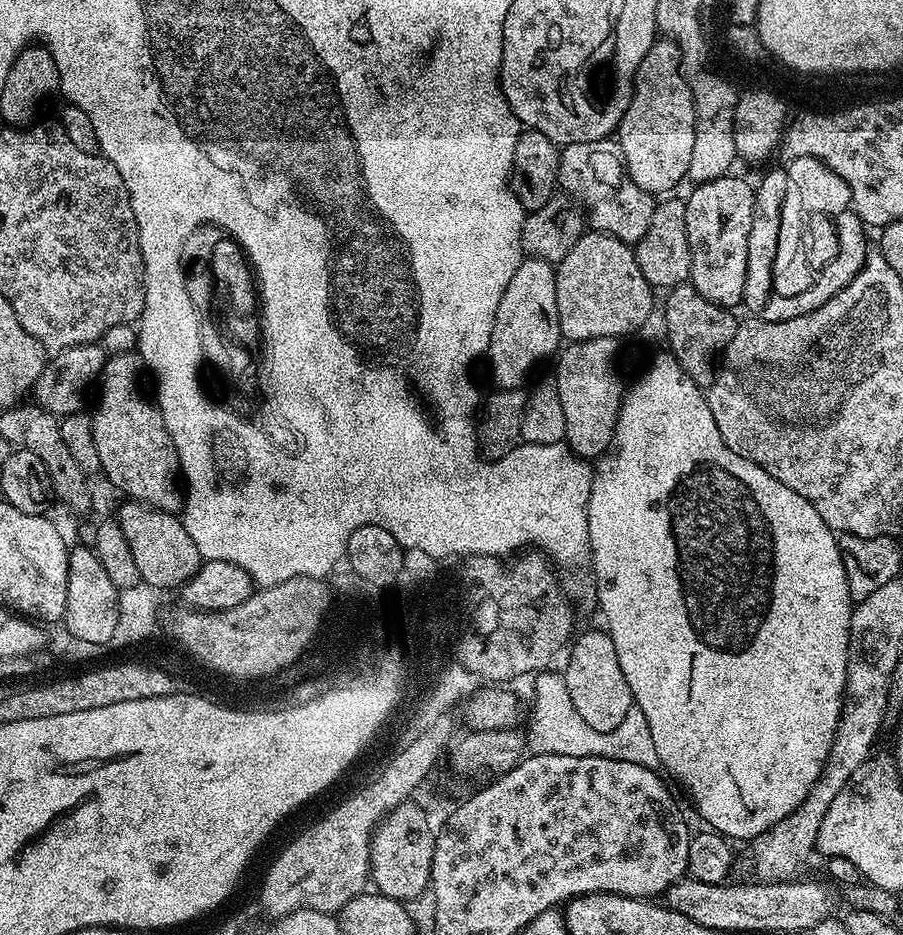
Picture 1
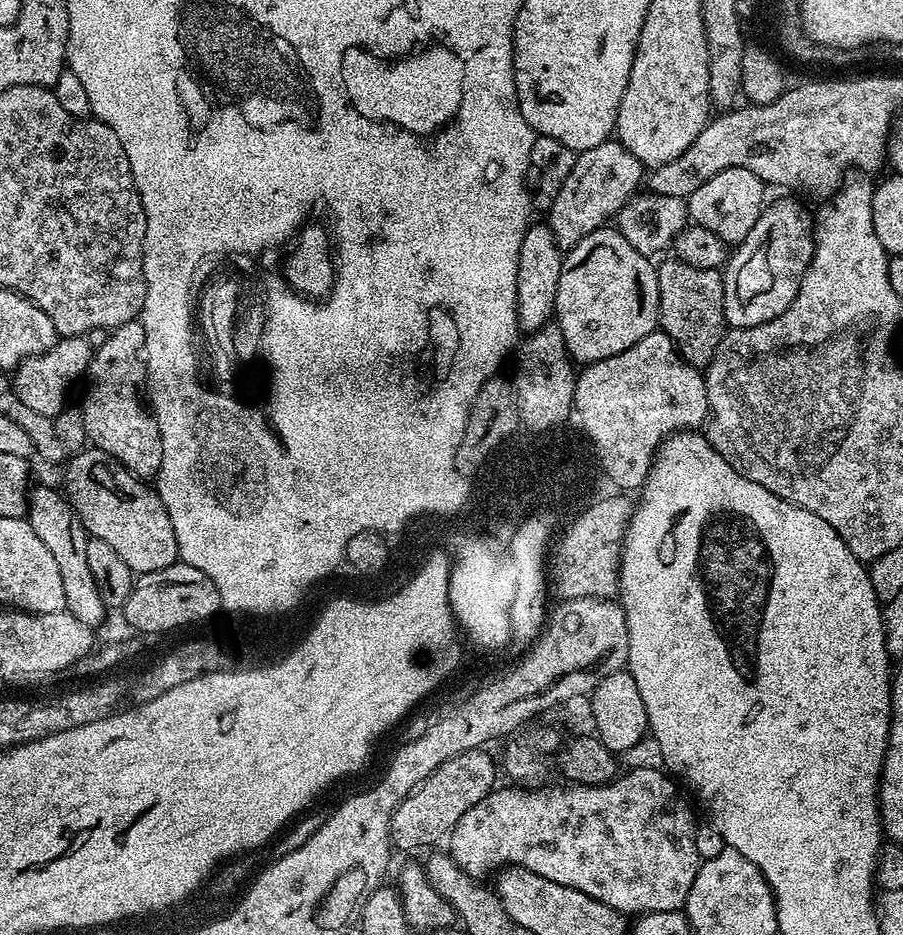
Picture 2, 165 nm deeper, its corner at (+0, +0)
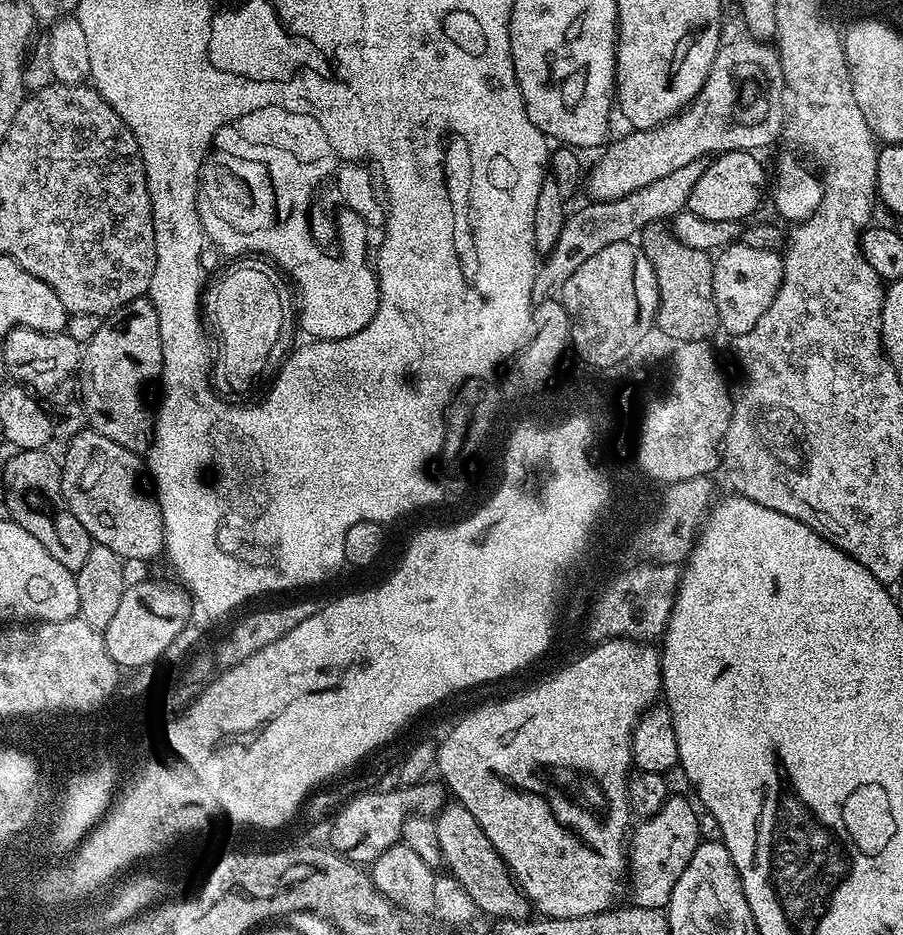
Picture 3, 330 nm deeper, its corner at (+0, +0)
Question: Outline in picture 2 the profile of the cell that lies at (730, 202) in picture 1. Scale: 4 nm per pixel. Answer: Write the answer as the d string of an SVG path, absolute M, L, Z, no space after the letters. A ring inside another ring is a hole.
M722 170L714 174L714 178L702 182L702 186L686 198L688 215L695 223L706 226L706 230L713 232L725 246L735 246L744 241L746 234L750 234L754 222L762 214L766 205L764 191L764 181L758 178L758 174L750 174L750 170Z

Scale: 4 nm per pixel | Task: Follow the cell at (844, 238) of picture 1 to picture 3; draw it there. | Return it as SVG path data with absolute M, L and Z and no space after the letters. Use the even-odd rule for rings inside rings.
M733 242L715 257L714 302L718 306L720 327L732 338L754 330L754 322L766 314L770 302L780 289L784 277L784 261L779 251L770 248L746 246L743 242Z

